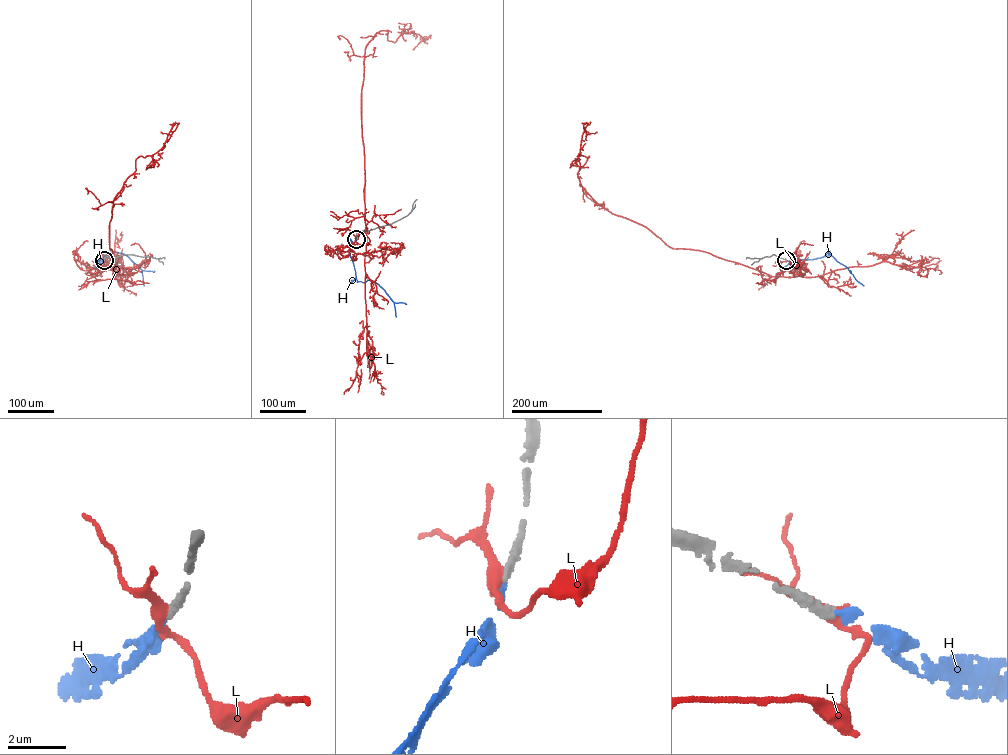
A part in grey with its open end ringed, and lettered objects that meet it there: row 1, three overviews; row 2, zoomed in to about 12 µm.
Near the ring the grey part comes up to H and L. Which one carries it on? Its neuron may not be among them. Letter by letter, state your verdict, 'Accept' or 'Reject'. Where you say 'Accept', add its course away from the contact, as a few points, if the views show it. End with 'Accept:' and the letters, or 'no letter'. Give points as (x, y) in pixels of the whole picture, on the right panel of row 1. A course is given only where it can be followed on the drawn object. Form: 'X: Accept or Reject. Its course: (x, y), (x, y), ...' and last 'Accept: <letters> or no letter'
H: Accept. Its course: (786, 260), (812, 259), (828, 255), (829, 250), (827, 253), (864, 285)
L: Reject
Accept: H

